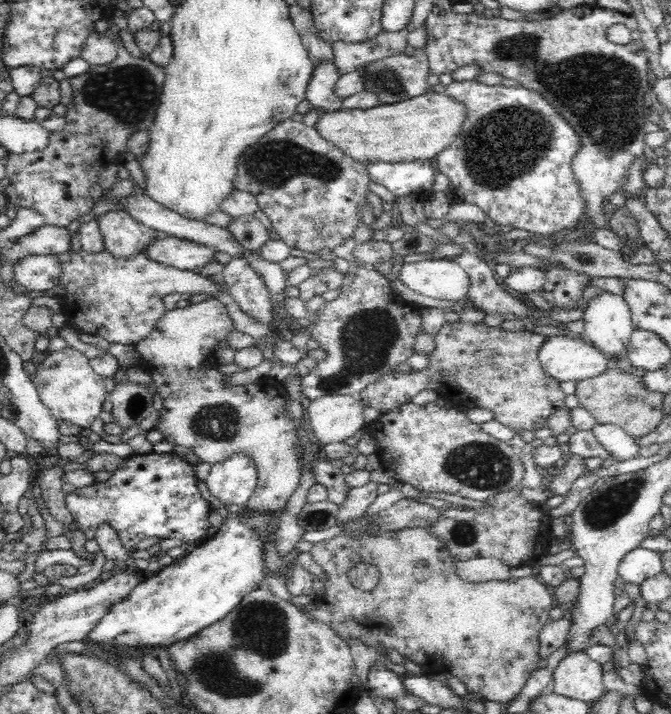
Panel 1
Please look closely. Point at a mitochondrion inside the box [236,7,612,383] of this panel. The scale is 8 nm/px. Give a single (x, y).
(505, 145)

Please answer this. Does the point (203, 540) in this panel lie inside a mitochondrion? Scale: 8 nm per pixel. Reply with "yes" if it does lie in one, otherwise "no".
no

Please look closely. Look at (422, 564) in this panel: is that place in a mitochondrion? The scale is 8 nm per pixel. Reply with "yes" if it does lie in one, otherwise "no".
yes

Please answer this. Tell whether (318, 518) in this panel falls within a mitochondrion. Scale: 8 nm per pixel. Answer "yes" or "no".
yes

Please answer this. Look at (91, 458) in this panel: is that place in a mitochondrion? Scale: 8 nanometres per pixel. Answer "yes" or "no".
no

